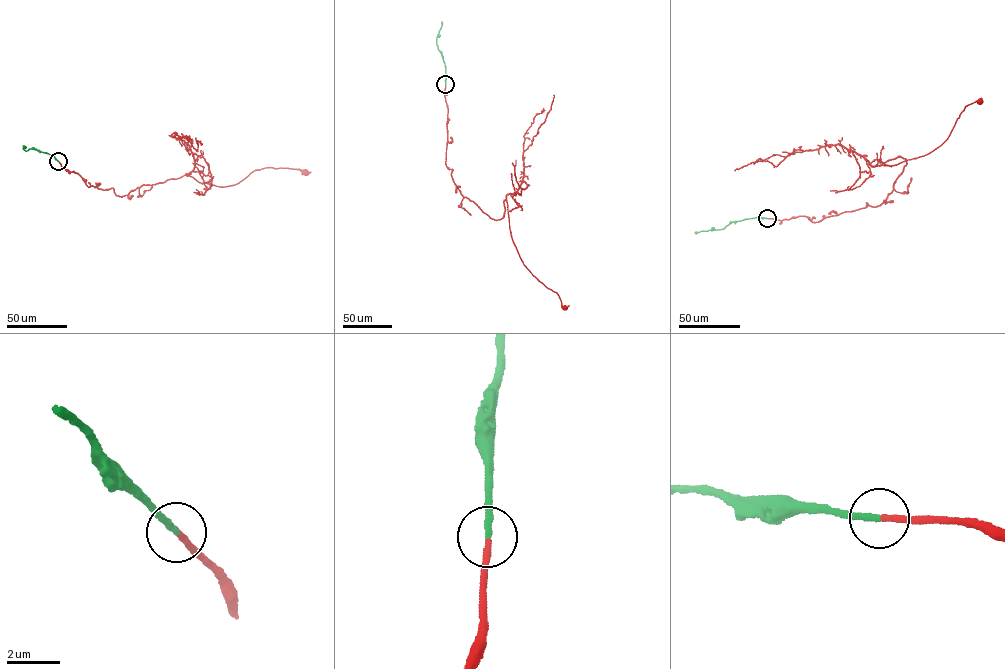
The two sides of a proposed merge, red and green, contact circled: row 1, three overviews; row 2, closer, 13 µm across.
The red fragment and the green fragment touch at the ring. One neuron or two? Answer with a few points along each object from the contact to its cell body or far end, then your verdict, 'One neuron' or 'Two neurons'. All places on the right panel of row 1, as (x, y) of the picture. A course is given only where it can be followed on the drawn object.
Course of red: (768, 218), (815, 222), (881, 204), (906, 160), (877, 165), (929, 153), (979, 100). Course of green: (767, 218), (745, 219), (731, 222), (723, 229), (695, 233). One neuron

